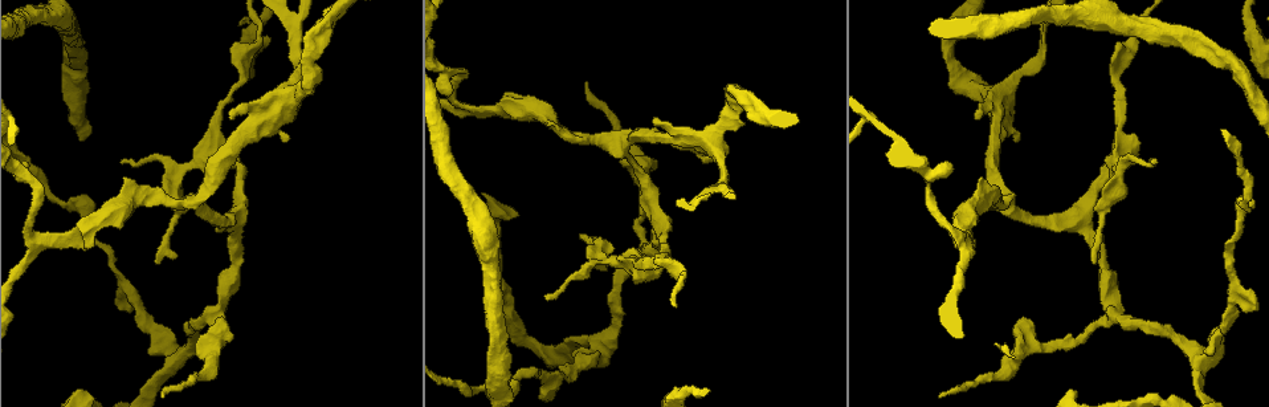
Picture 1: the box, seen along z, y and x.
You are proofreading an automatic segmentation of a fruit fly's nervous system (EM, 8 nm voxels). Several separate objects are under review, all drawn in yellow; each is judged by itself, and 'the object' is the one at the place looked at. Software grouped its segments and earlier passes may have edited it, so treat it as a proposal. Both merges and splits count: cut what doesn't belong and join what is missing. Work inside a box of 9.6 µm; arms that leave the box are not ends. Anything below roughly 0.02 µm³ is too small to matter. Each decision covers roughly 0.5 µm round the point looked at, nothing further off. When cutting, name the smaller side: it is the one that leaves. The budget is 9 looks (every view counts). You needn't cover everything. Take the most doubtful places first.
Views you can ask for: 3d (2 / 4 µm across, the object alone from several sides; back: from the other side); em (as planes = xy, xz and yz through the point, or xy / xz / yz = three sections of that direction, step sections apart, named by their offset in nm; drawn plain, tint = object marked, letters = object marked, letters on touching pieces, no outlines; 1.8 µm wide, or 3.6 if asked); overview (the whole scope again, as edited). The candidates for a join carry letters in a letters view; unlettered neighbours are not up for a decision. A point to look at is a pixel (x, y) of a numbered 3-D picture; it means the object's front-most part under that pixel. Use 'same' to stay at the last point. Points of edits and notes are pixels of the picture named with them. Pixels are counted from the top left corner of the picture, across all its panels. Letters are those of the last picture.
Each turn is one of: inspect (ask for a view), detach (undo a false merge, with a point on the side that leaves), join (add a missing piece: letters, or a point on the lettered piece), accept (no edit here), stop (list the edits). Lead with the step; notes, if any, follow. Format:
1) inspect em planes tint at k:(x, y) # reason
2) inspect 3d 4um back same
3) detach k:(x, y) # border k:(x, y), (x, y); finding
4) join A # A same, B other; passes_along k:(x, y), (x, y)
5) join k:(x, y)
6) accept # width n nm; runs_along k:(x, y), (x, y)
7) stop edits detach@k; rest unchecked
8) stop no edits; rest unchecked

inspect em 3.6um planes letters at 1:(604, 343) # arms part here

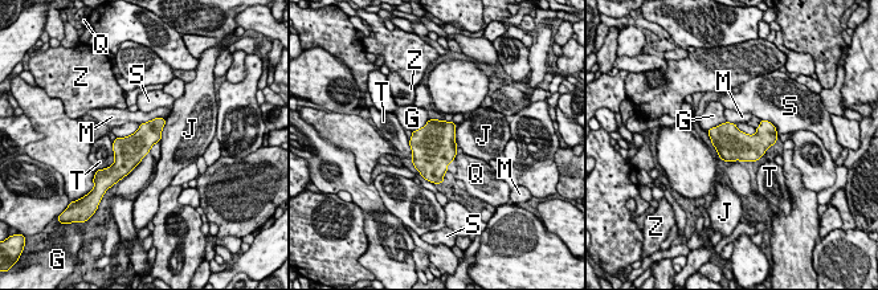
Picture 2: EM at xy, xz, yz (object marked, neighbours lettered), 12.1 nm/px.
accept # longest_contact T 360 nm; G other, J other, M other, Q other, S other, T other, Z other; border 2:(735, 125), (748, 134), (756, 133); one neuron here

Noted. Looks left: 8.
inspect em 3.6um planes tint at 1:(995, 112) # thick turns thin

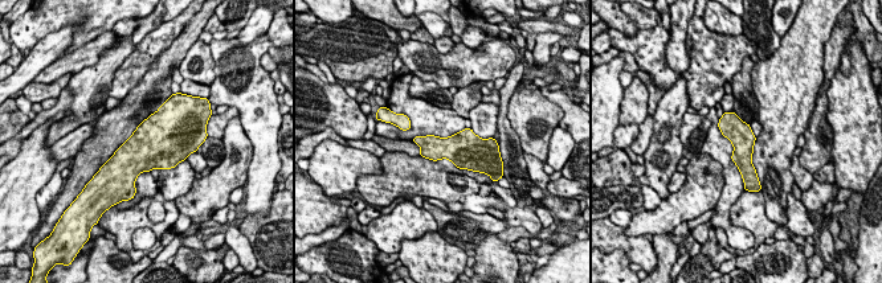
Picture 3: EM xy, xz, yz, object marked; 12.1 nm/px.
inspect em 3.6um planes letters same

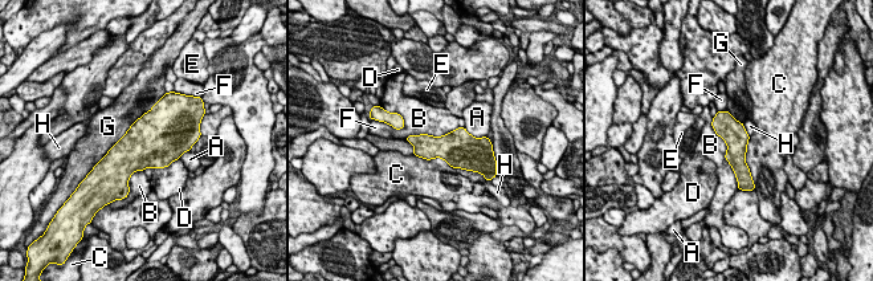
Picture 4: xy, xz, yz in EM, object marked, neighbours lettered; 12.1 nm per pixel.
accept # longest_contact G 1050 nm; A other, B other, C other, D other, E other, F other, G other, H other; border 4:(712, 118), (738, 188); continuous, no second neuron

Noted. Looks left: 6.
inspect em planes letters at 1:(986, 201) # sudden change in width

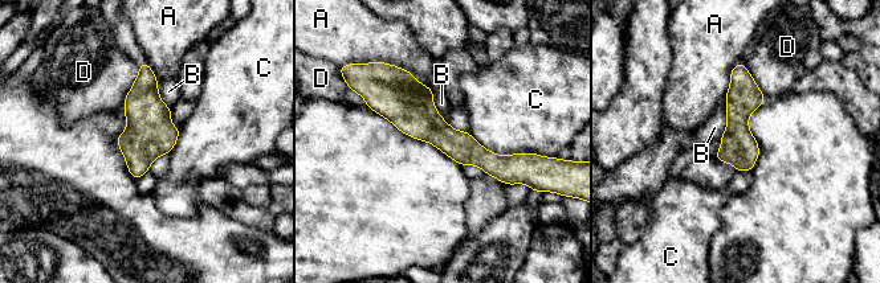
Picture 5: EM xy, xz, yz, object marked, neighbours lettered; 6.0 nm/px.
accept # width 220 nm; A other, B other, C other, D other; runs_along 5:(371, 105), (406, 105), (489, 161), (520, 158); one neuron here

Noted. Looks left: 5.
inspect 3d 4um at 1:(1120, 181) # abrupt turn

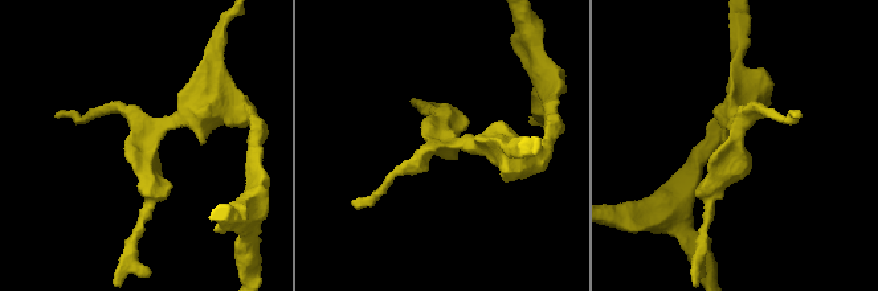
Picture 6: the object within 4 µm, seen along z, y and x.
inspect em planes tint at 6:(736, 147)

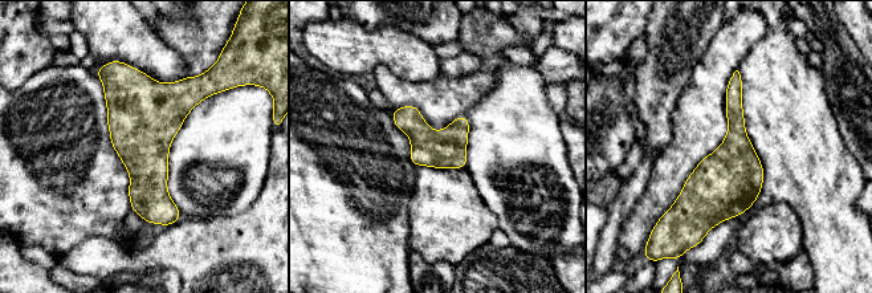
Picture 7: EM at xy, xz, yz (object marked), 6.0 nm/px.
inspect em planes letters same

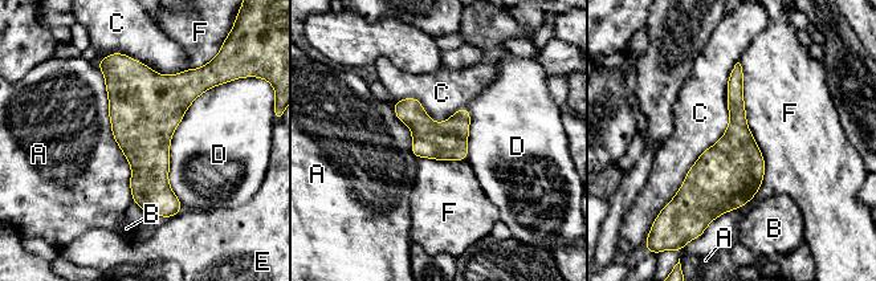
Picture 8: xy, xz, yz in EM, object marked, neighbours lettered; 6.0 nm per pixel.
accept # width 240 nm; A other, B other, C other, D other, E other, F other; border 8:(738, 61), (729, 125), (668, 203); one neuron here

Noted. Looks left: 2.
stop no edits; rest unchecked

